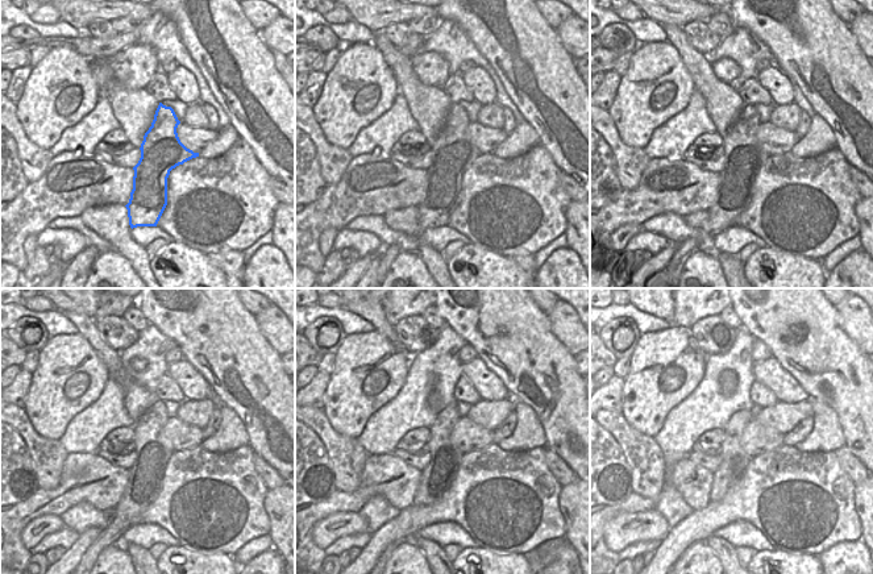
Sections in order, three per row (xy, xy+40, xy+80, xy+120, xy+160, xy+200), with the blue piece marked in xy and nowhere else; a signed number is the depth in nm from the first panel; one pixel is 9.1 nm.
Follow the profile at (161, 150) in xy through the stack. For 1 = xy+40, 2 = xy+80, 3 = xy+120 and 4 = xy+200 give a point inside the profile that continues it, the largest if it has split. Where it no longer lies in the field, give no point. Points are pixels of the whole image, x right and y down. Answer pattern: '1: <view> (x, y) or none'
1: xy+40 (454, 152)
2: xy+80 (744, 154)
3: xy+120 (153, 450)
4: xy+200 (734, 462)

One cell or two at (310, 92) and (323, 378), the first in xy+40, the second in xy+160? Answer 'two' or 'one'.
one

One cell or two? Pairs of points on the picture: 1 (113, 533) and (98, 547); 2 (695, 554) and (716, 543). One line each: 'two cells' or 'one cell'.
1: one cell
2: two cells

